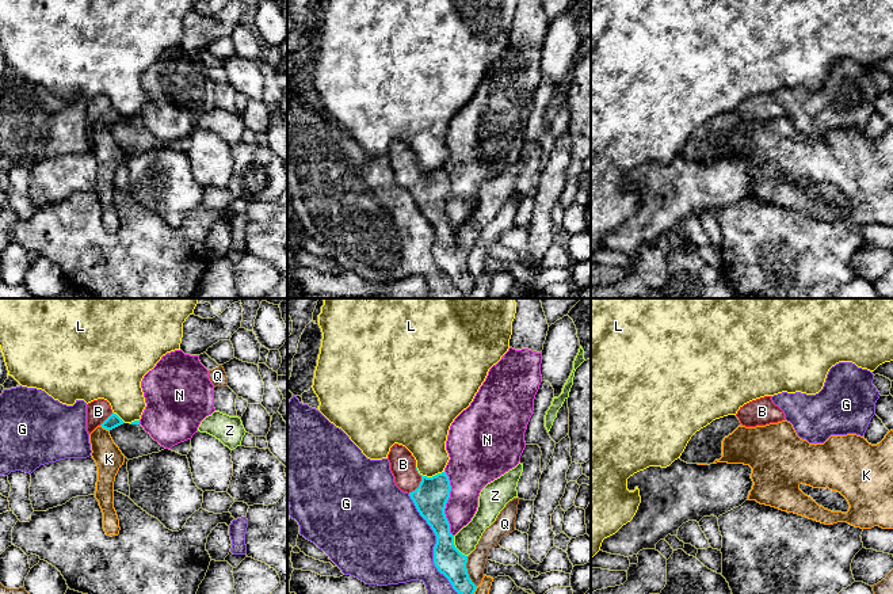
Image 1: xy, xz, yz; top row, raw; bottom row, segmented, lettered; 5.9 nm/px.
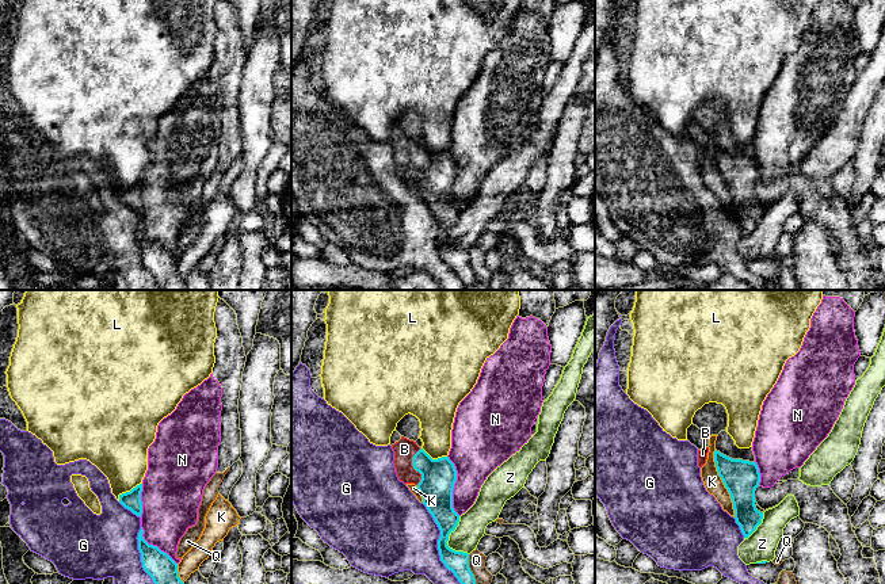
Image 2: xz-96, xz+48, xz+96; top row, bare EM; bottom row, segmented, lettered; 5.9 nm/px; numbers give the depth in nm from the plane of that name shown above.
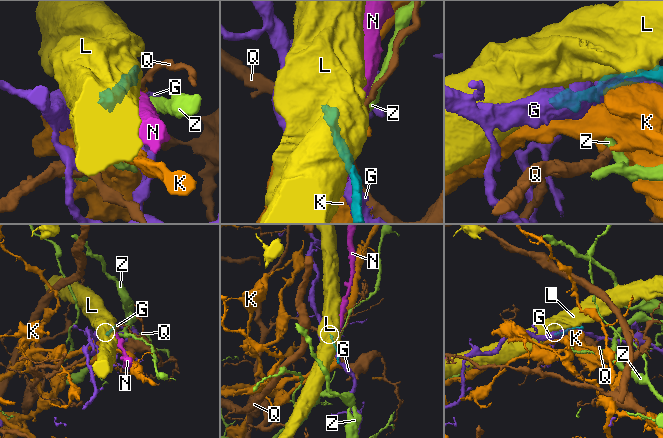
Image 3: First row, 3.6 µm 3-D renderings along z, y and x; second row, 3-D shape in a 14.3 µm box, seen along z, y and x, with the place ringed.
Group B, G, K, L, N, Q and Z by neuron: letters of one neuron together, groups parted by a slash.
B / G / K / L / N / Q / Z

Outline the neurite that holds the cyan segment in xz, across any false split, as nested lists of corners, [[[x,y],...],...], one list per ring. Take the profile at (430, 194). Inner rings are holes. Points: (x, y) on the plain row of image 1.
[[[394,140],[388,151],[396,182],[408,189],[420,212],[427,217],[436,232],[434,260],[443,270],[453,285],[463,294],[470,294],[477,282],[468,270],[468,252],[454,241],[450,220],[444,205],[450,194],[450,176],[446,168],[427,174],[419,170],[416,156],[402,141]]]

